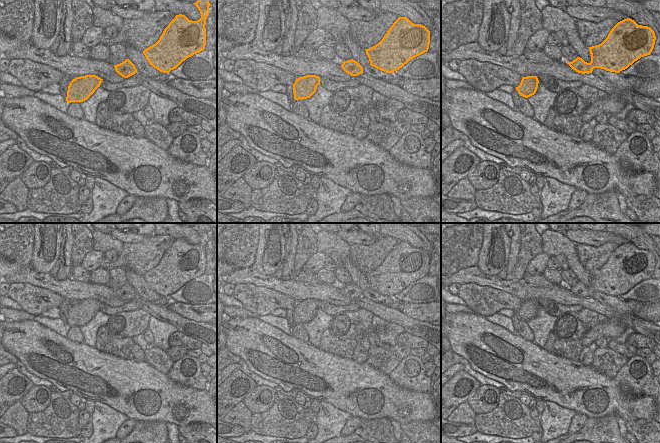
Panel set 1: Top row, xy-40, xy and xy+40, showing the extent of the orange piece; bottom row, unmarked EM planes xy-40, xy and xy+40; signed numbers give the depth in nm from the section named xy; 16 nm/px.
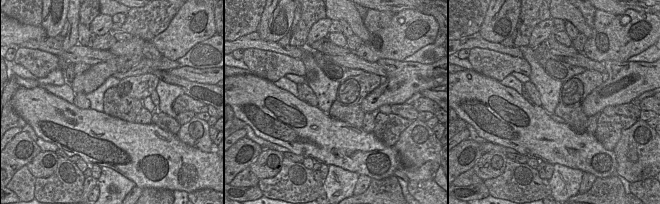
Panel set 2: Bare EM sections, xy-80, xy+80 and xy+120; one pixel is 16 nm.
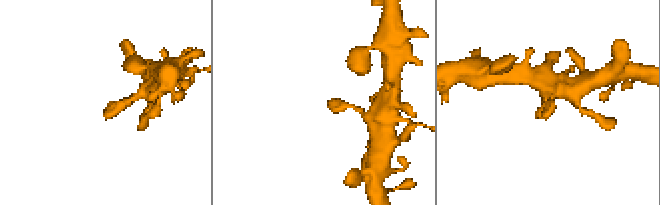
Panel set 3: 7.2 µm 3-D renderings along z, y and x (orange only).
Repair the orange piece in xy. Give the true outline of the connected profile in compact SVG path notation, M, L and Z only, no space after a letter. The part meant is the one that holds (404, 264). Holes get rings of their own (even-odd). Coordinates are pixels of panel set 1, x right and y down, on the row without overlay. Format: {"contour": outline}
{"contour": "M399 241L383 263L365 275L371 290L394 297L411 283L427 276L429 268L430 255L425 250Z"}

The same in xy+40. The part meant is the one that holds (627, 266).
{"contour": "M627 242L618 246L610 255L607 262L599 269L589 271L591 286L587 287L577 281L567 288L578 297L592 297L594 292L601 292L606 295L619 297L627 293L641 281L650 279L655 268L656 260L648 250L638 249L634 244Z"}

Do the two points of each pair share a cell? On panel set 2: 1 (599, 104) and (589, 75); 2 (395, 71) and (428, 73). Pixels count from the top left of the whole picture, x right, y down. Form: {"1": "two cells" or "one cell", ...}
{"1": "two cells", "2": "one cell"}

